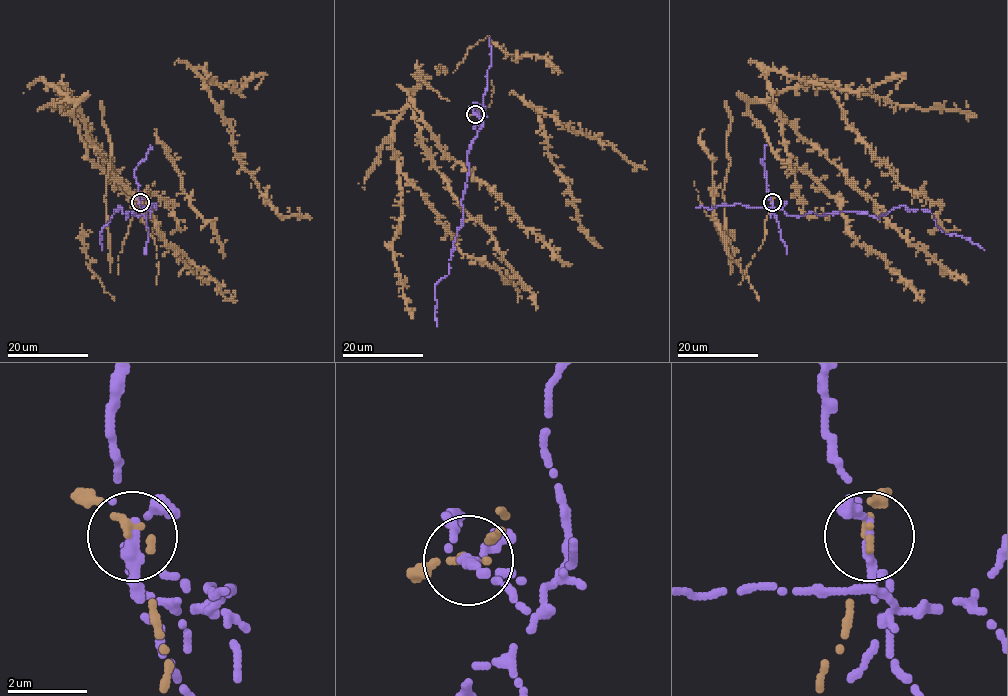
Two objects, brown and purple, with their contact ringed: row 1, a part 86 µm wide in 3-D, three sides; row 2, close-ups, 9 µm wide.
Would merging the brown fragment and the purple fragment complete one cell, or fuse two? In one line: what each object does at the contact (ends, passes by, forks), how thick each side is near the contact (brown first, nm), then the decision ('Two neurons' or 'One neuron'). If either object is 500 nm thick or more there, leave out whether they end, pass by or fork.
At the ring brown passes by. At the ring purple forks. Thickness 140 nm (brown) against 190 nm. Two neurons

